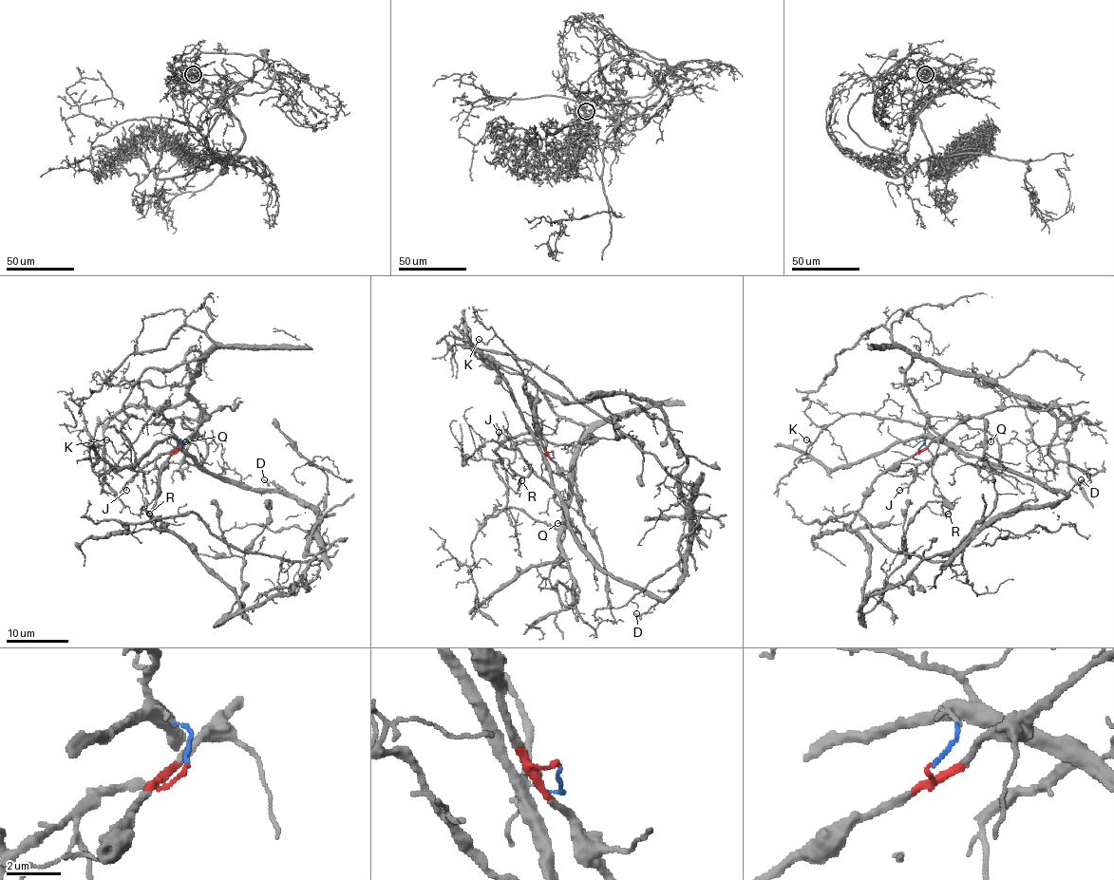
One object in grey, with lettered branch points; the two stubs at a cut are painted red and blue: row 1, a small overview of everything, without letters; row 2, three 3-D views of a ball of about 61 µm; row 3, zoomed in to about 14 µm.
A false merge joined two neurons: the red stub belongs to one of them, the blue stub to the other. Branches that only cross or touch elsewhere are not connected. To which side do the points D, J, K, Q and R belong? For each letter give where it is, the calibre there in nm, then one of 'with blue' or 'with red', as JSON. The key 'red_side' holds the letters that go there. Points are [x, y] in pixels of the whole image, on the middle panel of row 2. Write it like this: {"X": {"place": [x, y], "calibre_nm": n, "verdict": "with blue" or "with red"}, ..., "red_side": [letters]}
{"D": {"place": [636, 613], "calibre_nm": 110, "verdict": "with blue"}, "J": {"place": [499, 432], "calibre_nm": 120, "verdict": "with blue"}, "K": {"place": [479, 339], "calibre_nm": 110, "verdict": "with blue"}, "Q": {"place": [557, 523], "calibre_nm": 120, "verdict": "with blue"}, "R": {"place": [521, 480], "calibre_nm": 140, "verdict": "with blue"}, "red_side": []}

